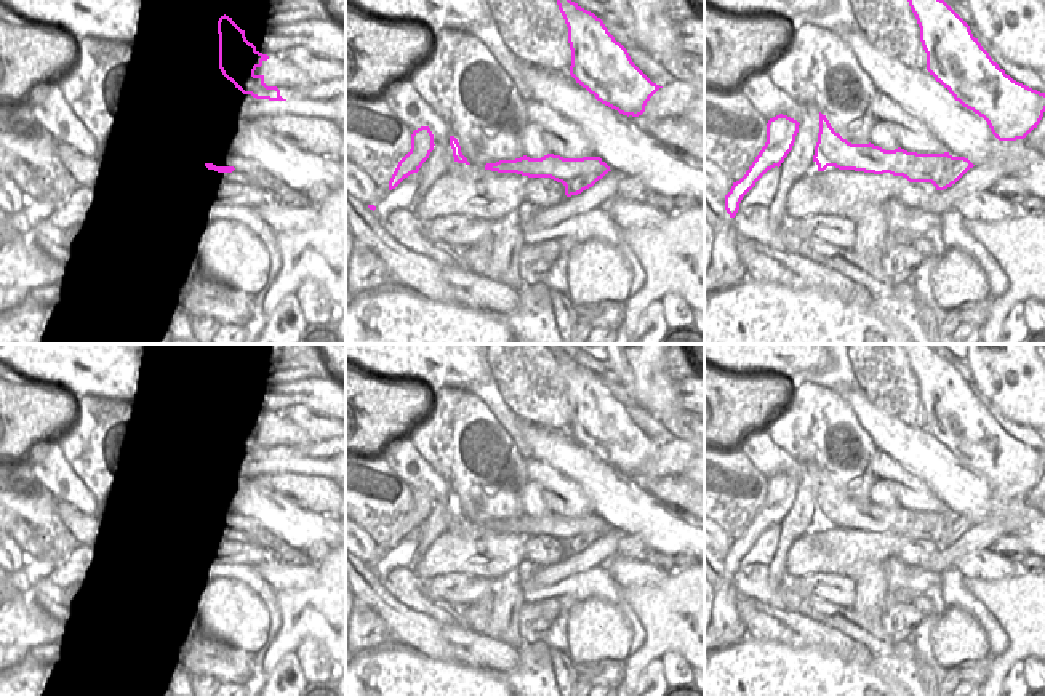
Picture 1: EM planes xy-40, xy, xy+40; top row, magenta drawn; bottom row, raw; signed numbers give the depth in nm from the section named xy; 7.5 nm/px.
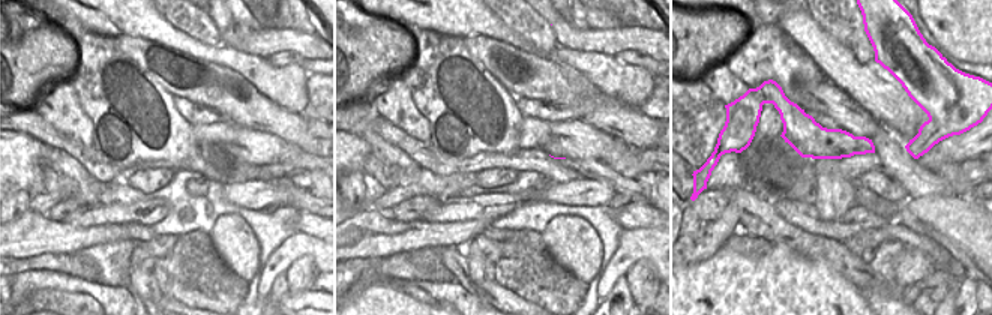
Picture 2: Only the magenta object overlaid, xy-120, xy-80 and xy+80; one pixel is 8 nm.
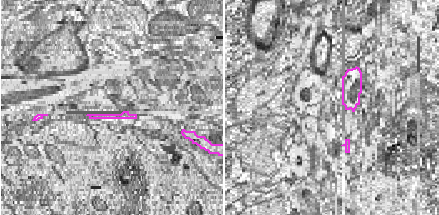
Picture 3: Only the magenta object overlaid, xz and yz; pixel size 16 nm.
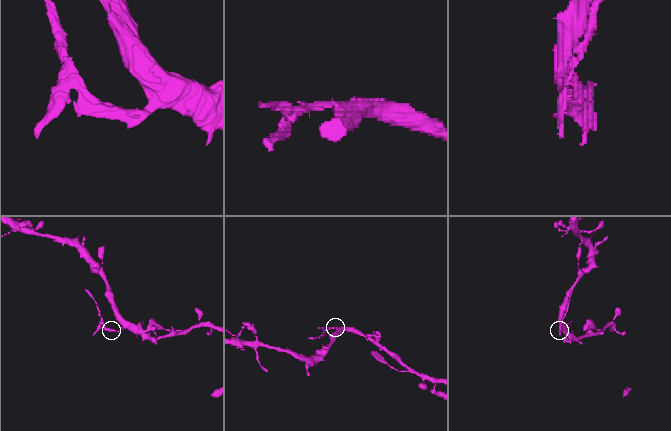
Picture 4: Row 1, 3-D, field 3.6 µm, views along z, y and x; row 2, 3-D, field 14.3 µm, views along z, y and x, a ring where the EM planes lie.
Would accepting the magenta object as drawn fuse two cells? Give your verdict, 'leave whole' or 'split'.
split

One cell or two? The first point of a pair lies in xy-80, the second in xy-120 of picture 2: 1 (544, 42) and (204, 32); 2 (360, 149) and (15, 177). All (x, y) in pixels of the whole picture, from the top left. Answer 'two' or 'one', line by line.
1: one
2: one

